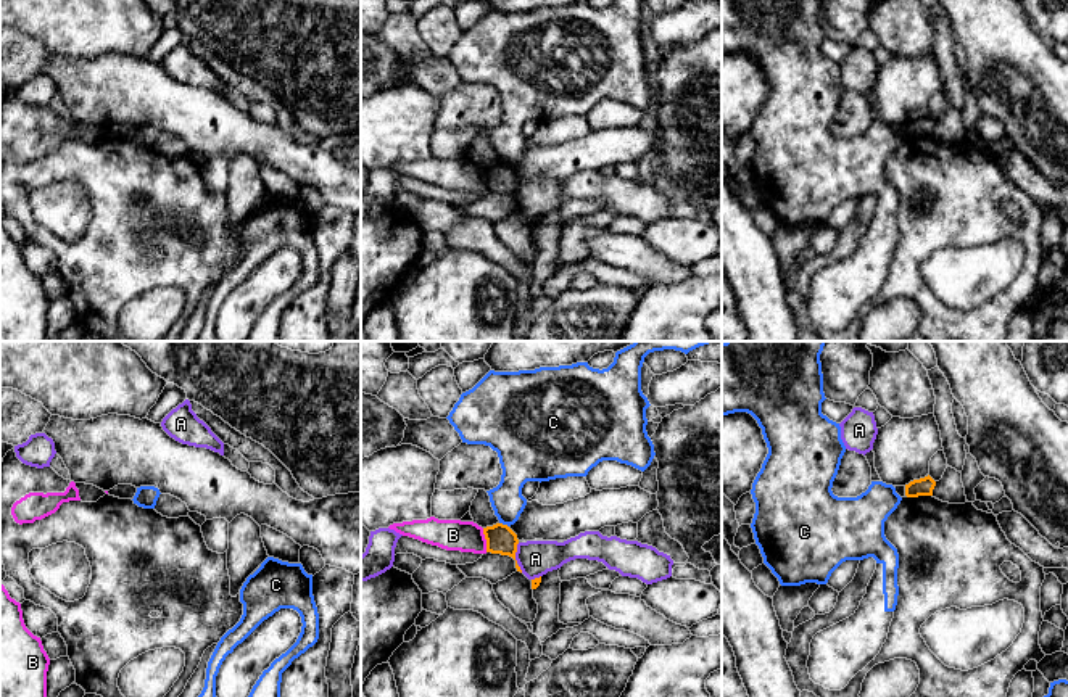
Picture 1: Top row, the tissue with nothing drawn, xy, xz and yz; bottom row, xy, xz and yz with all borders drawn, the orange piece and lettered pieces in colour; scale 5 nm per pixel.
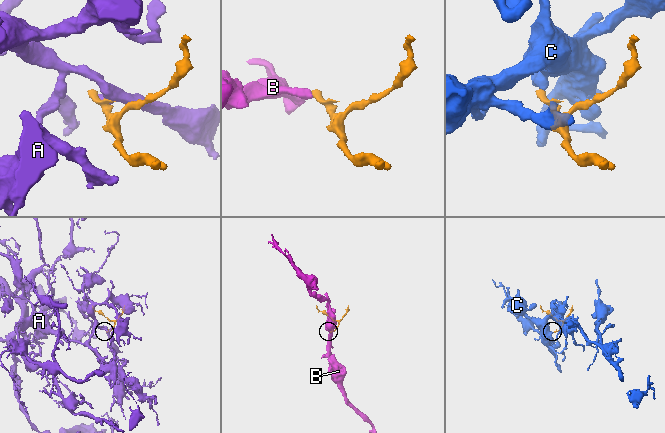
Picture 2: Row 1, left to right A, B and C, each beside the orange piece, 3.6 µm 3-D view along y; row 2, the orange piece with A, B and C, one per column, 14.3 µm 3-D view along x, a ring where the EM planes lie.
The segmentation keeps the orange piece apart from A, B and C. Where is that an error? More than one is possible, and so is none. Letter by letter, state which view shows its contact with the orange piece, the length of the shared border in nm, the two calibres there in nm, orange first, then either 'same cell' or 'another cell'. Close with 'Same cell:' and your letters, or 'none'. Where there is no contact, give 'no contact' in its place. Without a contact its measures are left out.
A: xz | 110 nm | 140/180 nm | another cell
B: xz | 120 nm | 140/160 nm | another cell
C: xz | 50 nm | 140/160 nm | another cell
Same cell: none

